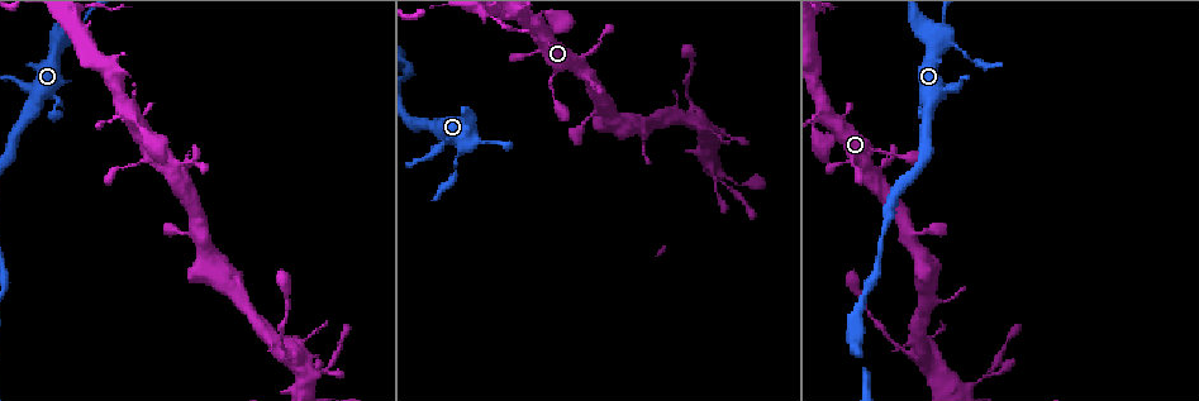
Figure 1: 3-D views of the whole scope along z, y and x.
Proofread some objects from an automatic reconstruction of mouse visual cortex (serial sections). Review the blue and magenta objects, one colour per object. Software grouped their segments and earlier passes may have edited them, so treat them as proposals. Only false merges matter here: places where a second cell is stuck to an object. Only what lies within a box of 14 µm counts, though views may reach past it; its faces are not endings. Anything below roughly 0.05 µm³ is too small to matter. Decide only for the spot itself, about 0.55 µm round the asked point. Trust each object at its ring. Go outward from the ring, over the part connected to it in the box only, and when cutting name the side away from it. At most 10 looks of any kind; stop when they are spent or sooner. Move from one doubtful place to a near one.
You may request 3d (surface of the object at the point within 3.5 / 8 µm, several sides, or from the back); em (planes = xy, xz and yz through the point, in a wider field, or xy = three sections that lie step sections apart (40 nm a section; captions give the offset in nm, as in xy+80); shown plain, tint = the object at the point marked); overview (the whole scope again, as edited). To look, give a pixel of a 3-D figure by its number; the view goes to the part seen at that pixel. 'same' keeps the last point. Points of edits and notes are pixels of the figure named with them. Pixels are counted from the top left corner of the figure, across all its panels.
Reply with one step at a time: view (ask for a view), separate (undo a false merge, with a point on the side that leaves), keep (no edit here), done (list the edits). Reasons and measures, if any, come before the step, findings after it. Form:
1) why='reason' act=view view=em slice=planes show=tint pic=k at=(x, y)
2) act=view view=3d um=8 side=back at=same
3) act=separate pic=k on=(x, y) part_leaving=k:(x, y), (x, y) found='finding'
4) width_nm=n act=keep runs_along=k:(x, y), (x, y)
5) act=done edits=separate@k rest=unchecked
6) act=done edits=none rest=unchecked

why='four arms meet' act=view view=3d um=3.5 pic=1 at=(538, 25)

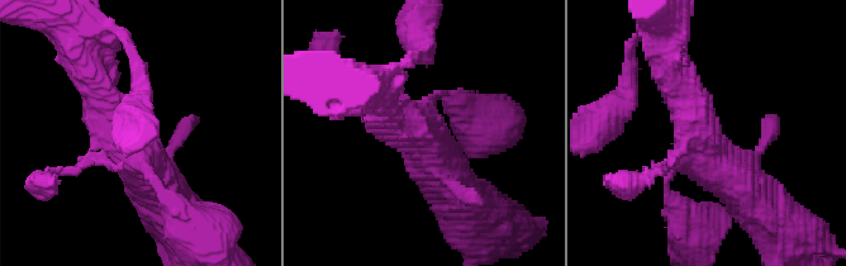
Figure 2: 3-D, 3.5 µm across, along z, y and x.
arm_widths_nm=150,150,450,600 act=keep found='one cell here'

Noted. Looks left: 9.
why='narrows sharply' act=view view=3d um=8 pic=1 at=(596, 110)

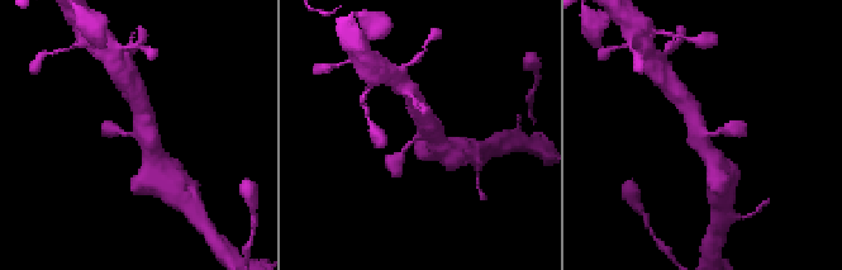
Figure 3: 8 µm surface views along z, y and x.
arms=3 arm_widths_nm=150,500,500 act=view view=em slice=planes show=tint pic=3 at=(136, 135)

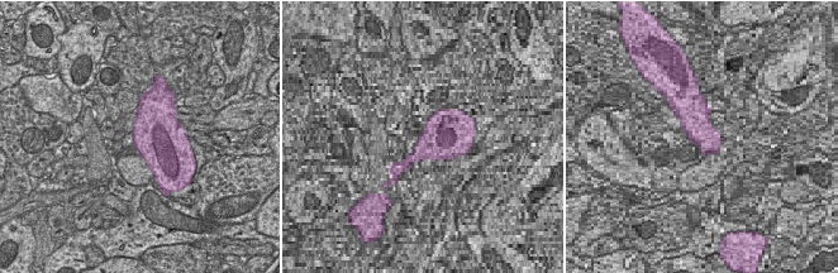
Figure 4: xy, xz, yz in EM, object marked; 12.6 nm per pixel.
act=keep runs_along=3:(681, 98), (714, 160) found='one cell here'

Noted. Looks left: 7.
act=view view=em slice=xy step=2 show=tint pic=1 at=(920, 108)

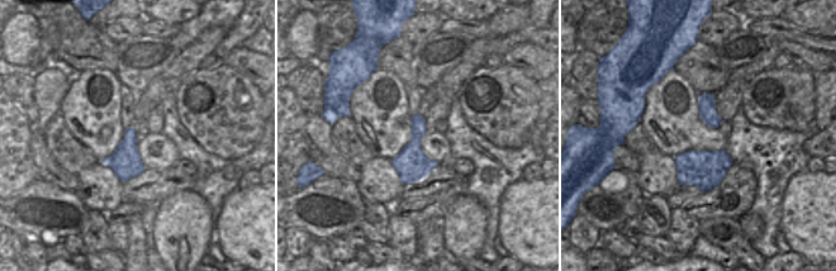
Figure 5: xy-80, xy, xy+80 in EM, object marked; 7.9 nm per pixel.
act=view view=3d um=3.5 at=same

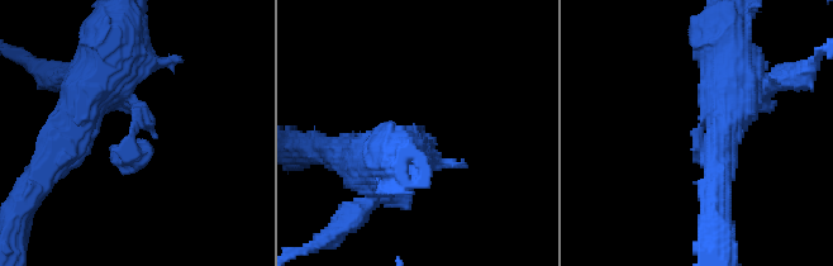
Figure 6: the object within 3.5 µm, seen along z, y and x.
act=separate pic=6 on=(699, 138) part_leaving=6:(762, 89), (805, 74), (824, 51) found='two cells meet here'

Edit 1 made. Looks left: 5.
why='abrupt turn' act=view view=3d um=3.5 pic=1 at=(285, 357)

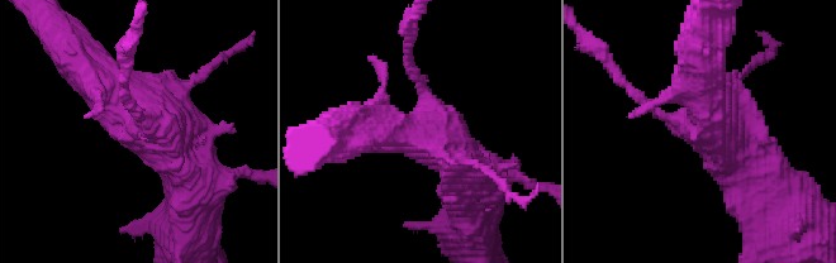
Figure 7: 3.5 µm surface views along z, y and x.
act=keep runs_along=7:(72, 57), (189, 170) found='one cell here'

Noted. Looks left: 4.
act=done edits=separate@6 rest=unchecked

